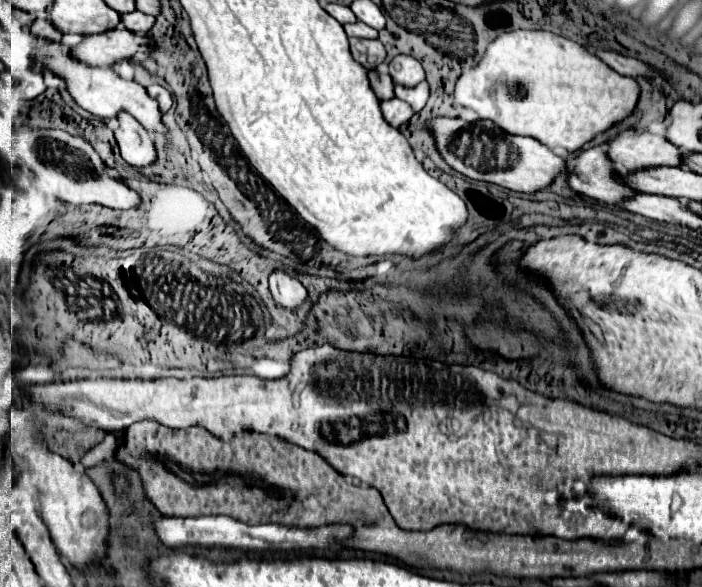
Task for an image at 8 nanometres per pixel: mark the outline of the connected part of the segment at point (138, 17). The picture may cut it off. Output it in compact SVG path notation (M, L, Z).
M130 12L130 16L122 16L122 24L132 30L132 32L138 32L138 34L146 34L150 32L150 28L154 26L156 18L154 16L148 16L144 12Z

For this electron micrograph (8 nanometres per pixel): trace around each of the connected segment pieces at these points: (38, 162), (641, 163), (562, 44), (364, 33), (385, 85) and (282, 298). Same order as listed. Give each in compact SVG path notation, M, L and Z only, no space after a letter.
M22 128L16 134L16 156L22 164L26 164L34 174L38 174L40 180L46 180L58 198L72 202L72 204L84 204L84 202L96 202L108 208L116 210L128 210L138 204L138 194L124 186L116 174L116 170L108 168L96 150L78 136L72 136L62 130L32 130Z
M626 130L608 142L608 156L620 172L638 172L656 166L684 166L684 154L664 136L650 132L636 136L634 130Z
M518 30L498 36L488 46L482 62L472 70L464 70L456 82L456 104L472 108L480 118L492 120L504 132L532 136L559 155L582 150L584 144L620 124L634 112L638 98L640 86L634 78L614 72L580 44L542 30Z
M364 22L346 24L346 26L344 26L344 30L346 30L346 34L348 34L348 36L352 36L352 38L368 38L368 40L378 38L378 32L376 32L374 28L370 28L370 26L366 26Z
M368 72L370 78L370 86L374 90L374 94L380 100L392 100L394 98L394 82L390 80L388 74L380 74L380 72Z
M284 268L270 274L270 292L274 300L288 310L298 310L298 306L306 300L306 288L302 282Z

